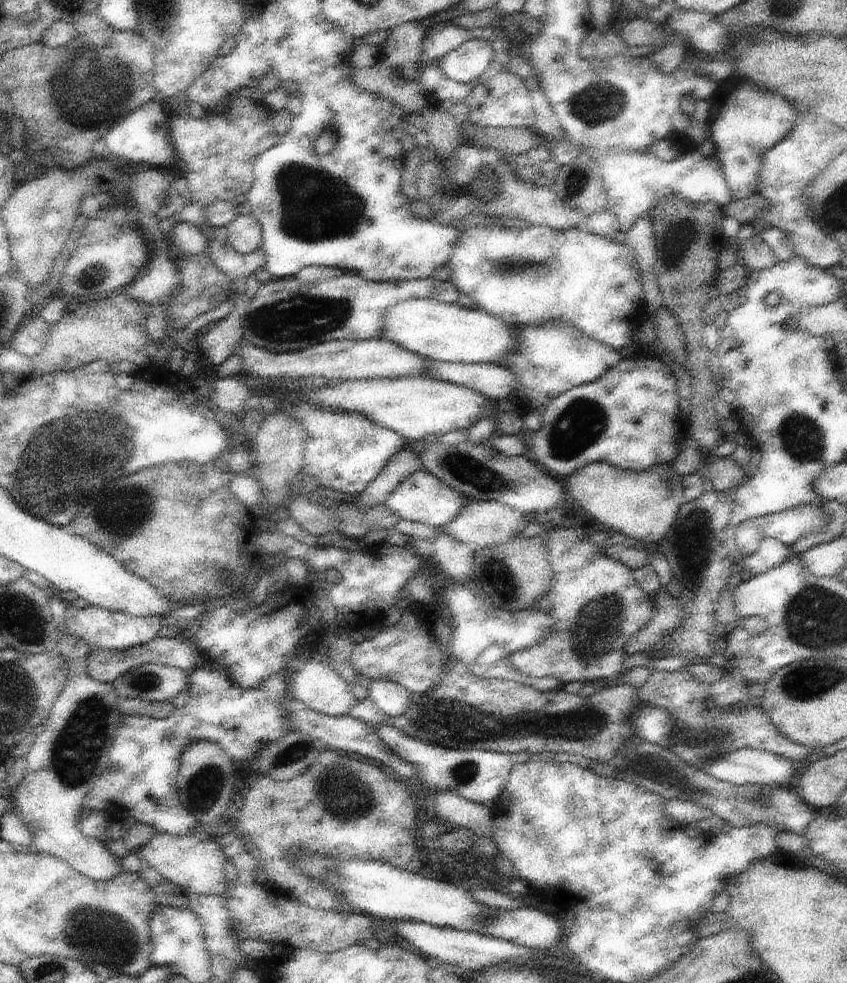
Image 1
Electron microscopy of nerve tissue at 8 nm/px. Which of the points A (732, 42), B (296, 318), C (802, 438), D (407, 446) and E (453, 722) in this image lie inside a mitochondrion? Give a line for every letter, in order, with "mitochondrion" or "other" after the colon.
A: other
B: mitochondrion
C: mitochondrion
D: other
E: mitochondrion

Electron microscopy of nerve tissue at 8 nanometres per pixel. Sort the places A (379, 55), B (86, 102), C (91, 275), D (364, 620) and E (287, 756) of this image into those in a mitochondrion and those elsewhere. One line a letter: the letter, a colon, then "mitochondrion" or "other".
A: other
B: mitochondrion
C: mitochondrion
D: other
E: mitochondrion

